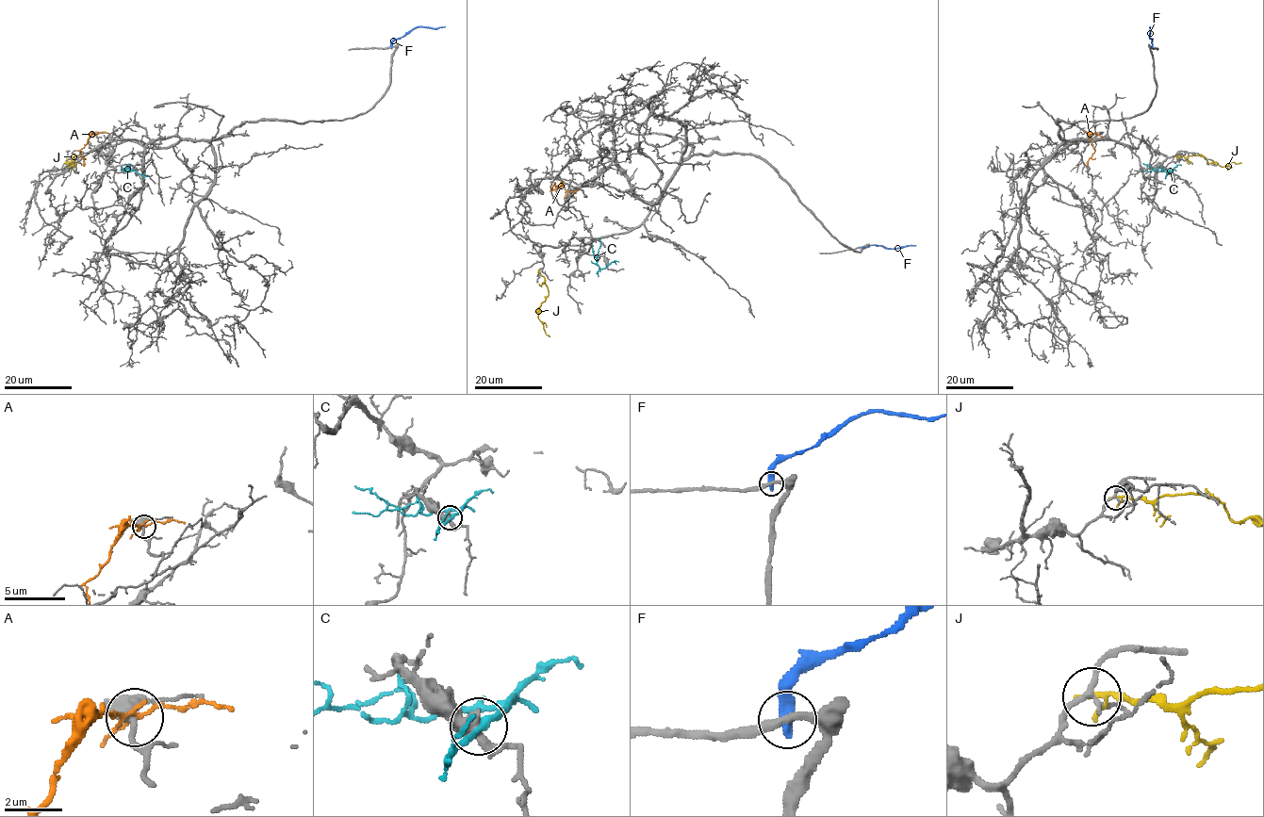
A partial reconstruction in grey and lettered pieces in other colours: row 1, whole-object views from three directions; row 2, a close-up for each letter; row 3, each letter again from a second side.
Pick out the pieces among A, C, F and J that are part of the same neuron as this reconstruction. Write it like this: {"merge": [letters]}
{"merge": ["C"]}

